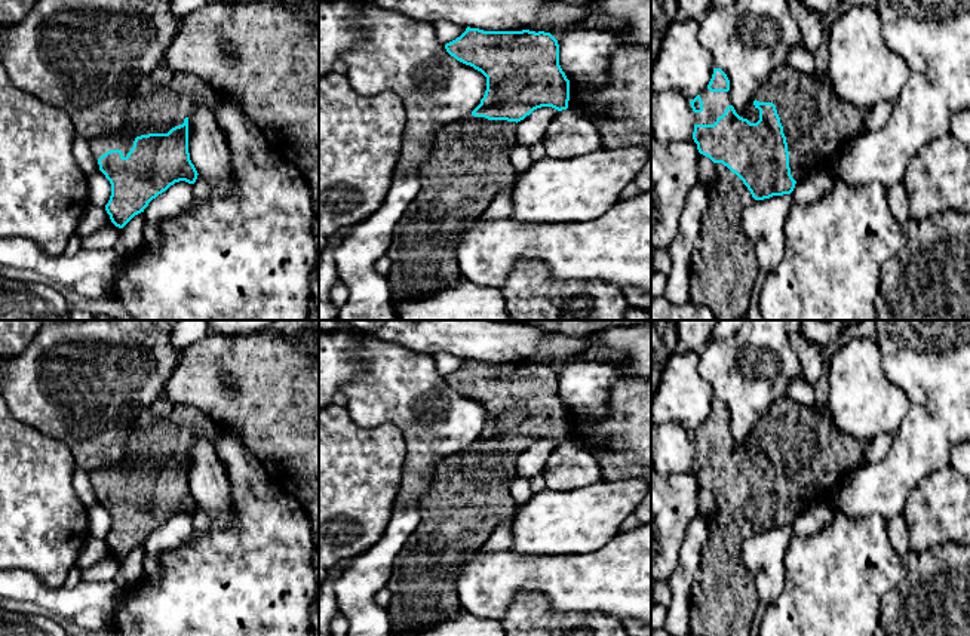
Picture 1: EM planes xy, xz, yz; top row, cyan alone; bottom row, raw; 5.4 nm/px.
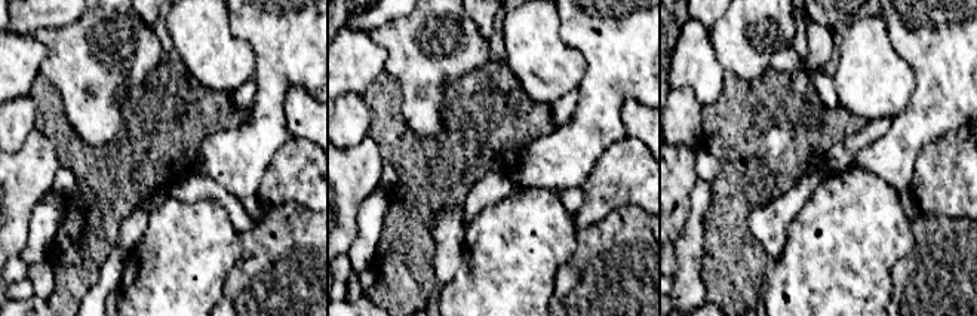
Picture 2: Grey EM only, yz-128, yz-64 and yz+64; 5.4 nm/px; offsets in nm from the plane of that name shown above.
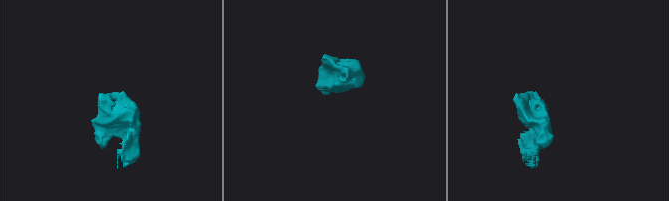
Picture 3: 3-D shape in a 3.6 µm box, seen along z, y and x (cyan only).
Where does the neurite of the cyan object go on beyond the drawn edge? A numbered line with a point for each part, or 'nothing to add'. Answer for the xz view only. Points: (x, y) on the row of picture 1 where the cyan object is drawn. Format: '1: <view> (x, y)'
1: xz (467, 166)

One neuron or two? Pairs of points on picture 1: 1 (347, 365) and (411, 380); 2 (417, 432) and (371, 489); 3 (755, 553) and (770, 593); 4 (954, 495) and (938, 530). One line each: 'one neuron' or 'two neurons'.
1: two neurons
2: two neurons
3: one neuron
4: one neuron

